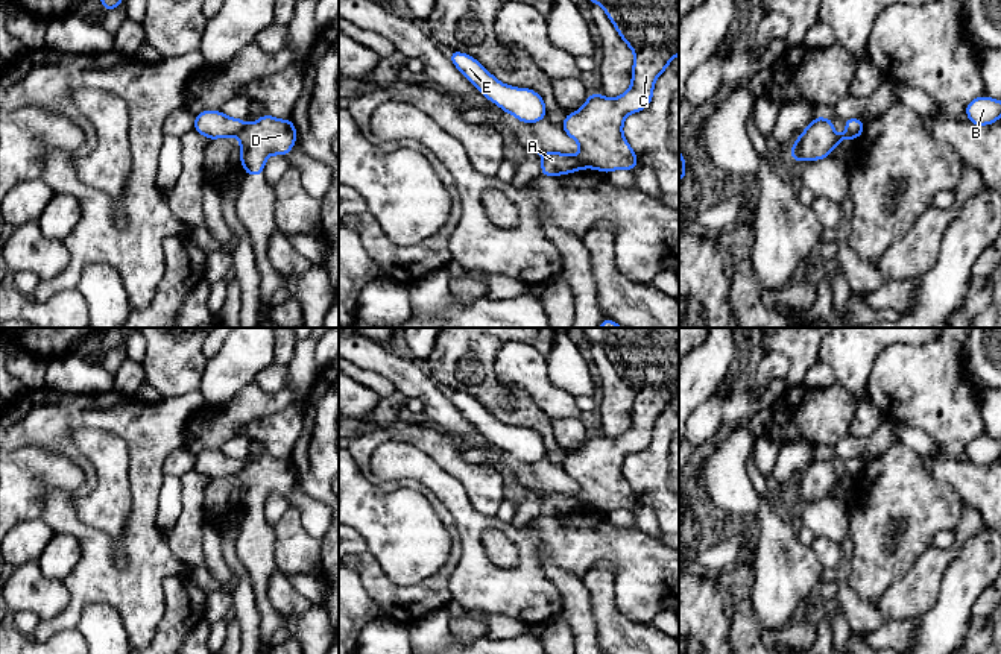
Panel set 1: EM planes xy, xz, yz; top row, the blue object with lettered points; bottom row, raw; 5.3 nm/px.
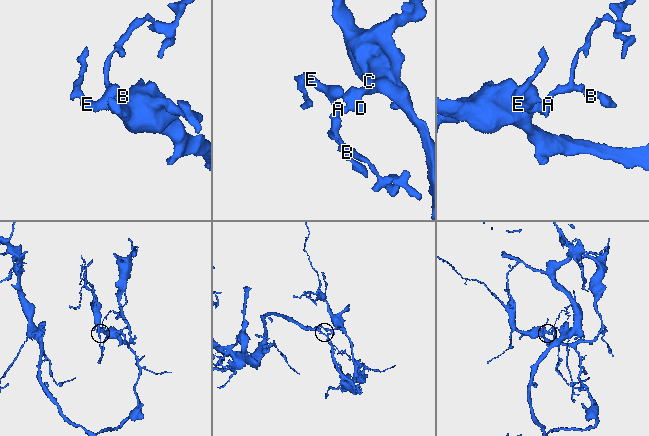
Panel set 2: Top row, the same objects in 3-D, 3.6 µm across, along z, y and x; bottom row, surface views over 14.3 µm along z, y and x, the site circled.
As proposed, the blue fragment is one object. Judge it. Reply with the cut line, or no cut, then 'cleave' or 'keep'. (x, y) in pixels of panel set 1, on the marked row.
cut in xz along (577, 155), (585, 167); cleave

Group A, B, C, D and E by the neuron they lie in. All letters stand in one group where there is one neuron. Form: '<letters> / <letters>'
A B E / C D

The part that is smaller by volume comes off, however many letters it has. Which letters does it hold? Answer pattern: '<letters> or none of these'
A, B, E

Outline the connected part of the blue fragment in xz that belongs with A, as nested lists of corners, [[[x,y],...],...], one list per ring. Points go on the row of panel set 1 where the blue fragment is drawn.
[[[536,152],[542,159],[541,175],[544,176],[557,176],[568,175],[577,170],[585,168],[579,155],[565,155],[559,152]]]

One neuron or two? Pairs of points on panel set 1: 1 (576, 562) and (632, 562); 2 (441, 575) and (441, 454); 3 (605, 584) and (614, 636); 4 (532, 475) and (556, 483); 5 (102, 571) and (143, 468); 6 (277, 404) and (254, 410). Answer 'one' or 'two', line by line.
1: one
2: one
3: one
4: one
5: one
6: one

